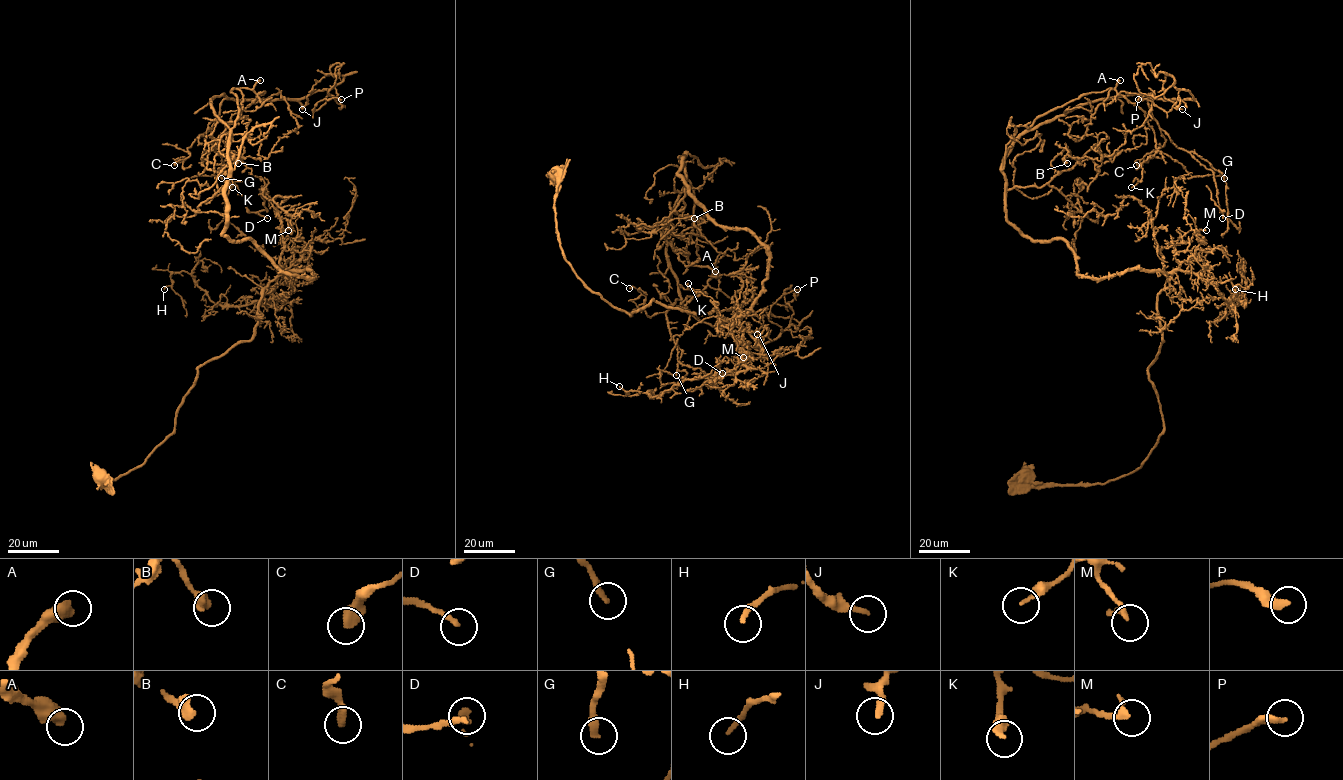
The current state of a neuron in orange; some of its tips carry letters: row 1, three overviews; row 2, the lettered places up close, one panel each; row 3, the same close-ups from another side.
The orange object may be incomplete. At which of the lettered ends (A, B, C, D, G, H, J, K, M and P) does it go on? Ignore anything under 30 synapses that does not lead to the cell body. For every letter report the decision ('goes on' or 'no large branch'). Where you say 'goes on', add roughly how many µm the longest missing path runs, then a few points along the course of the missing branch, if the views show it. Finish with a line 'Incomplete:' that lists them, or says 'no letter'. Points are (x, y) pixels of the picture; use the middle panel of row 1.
A: goes on; about 80 µm are missing; missing branch runs (715, 271), (746, 278), (766, 269), (782, 271), (789, 262), (787, 255), (805, 249), (819, 235)
B: no large branch
C: no large branch
D: goes on; about 45 µm are missing; missing branch runs (722, 373), (746, 372), (737, 377), (739, 382), (774, 366)
G: goes on; about 80 µm are missing; missing branch runs (676, 375), (666, 387), (652, 388), (642, 396), (625, 397), (622, 391), (568, 371), (565, 366)
H: no large branch
J: goes on; about 25 µm are missing; missing branch runs (757, 334), (748, 341), (756, 332), (765, 332), (765, 335)
K: no large branch
M: no large branch
P: no large branch
Incomplete: A, D, G, J

